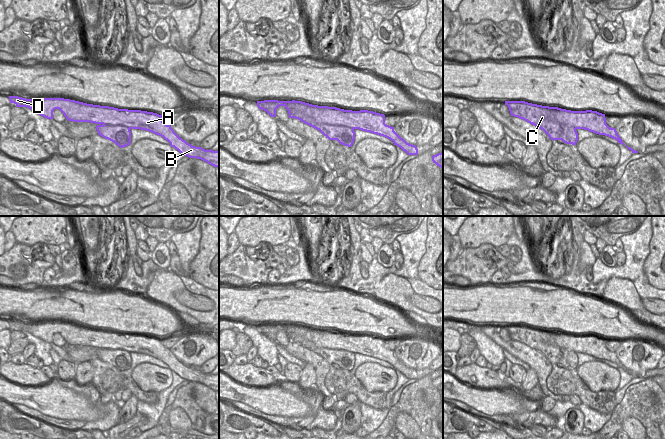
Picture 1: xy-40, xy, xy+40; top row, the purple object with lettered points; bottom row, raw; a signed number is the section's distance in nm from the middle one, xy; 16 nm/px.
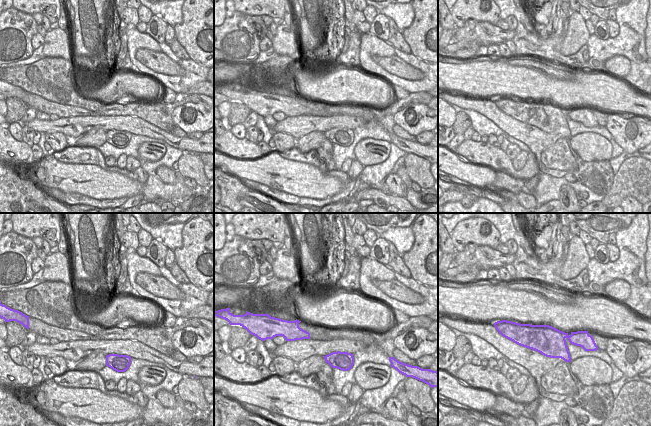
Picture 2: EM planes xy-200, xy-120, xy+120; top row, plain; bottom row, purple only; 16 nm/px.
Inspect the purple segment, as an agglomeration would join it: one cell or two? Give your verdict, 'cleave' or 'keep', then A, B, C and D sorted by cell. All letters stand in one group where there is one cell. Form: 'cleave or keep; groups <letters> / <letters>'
cleave; groups A B D / C

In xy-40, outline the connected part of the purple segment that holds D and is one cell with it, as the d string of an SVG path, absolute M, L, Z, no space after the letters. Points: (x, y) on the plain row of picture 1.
M9 320L9 324L16 331L27 331L50 344L53 343L53 335L59 333L68 345L146 354L163 361L181 378L201 383L215 392L219 391L219 374L205 374L202 371L192 370L180 362L170 349L164 347L162 339L157 337L93 329L64 322L26 323Z

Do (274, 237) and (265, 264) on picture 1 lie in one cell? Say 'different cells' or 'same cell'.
different cells

